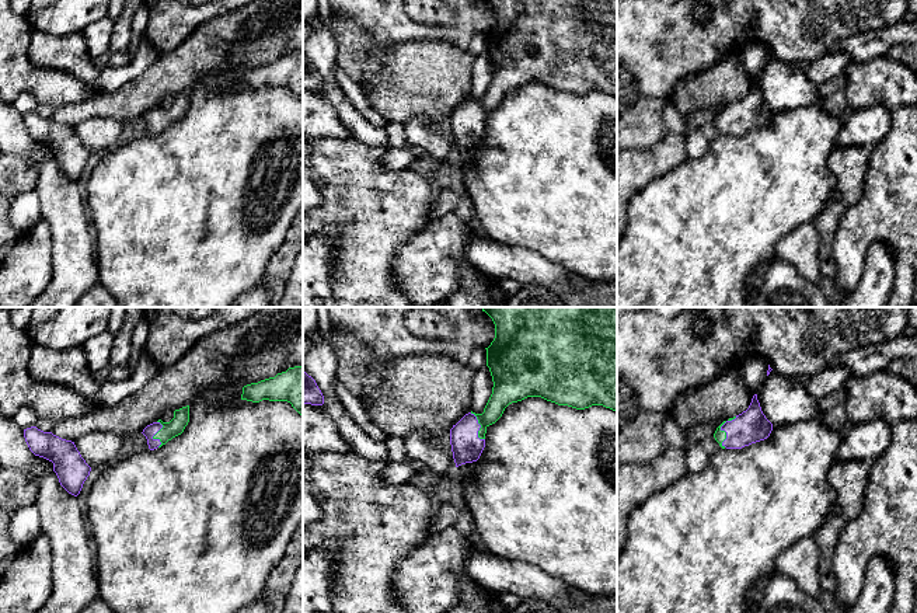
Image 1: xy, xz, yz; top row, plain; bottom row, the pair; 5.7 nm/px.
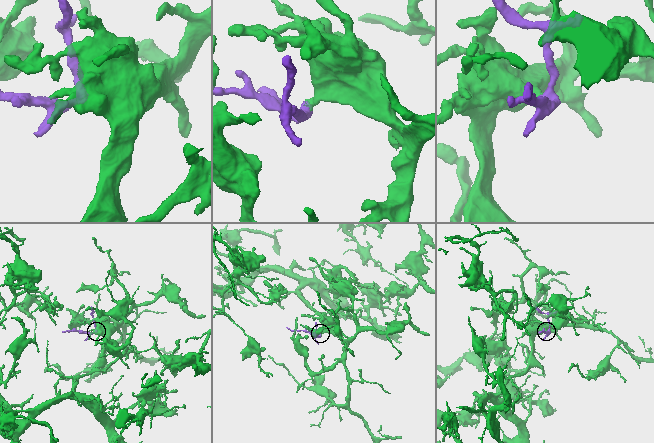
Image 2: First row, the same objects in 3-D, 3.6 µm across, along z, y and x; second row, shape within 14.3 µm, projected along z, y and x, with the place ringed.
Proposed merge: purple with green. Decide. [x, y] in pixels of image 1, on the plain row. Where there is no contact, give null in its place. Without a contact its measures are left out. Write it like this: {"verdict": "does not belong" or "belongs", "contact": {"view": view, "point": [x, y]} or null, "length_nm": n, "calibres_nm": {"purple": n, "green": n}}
{"verdict": "belongs", "contact": {"view": "yz", "point": [722, 115]}, "length_nm": 190, "calibres_nm": {"purple": 190, "green": 70}}

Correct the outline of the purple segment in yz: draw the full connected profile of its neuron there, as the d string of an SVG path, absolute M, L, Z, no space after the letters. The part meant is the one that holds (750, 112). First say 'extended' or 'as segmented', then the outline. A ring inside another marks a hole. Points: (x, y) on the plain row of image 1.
extended | M757 80L742 100L724 107L715 116L714 123L722 135L742 135L770 122L773 109L761 97Z

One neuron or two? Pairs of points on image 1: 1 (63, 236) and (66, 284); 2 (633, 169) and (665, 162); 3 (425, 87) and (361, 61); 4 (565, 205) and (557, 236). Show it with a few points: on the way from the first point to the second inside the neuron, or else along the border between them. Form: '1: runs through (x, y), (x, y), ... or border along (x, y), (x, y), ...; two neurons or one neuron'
1: runs through (66, 247), (66, 272); one neuron
2: runs through (641, 166), (656, 162); one neuron
3: runs through (410, 80), (398, 80), (376, 68); one neuron
4: runs through (565, 212), (564, 229); one neuron

